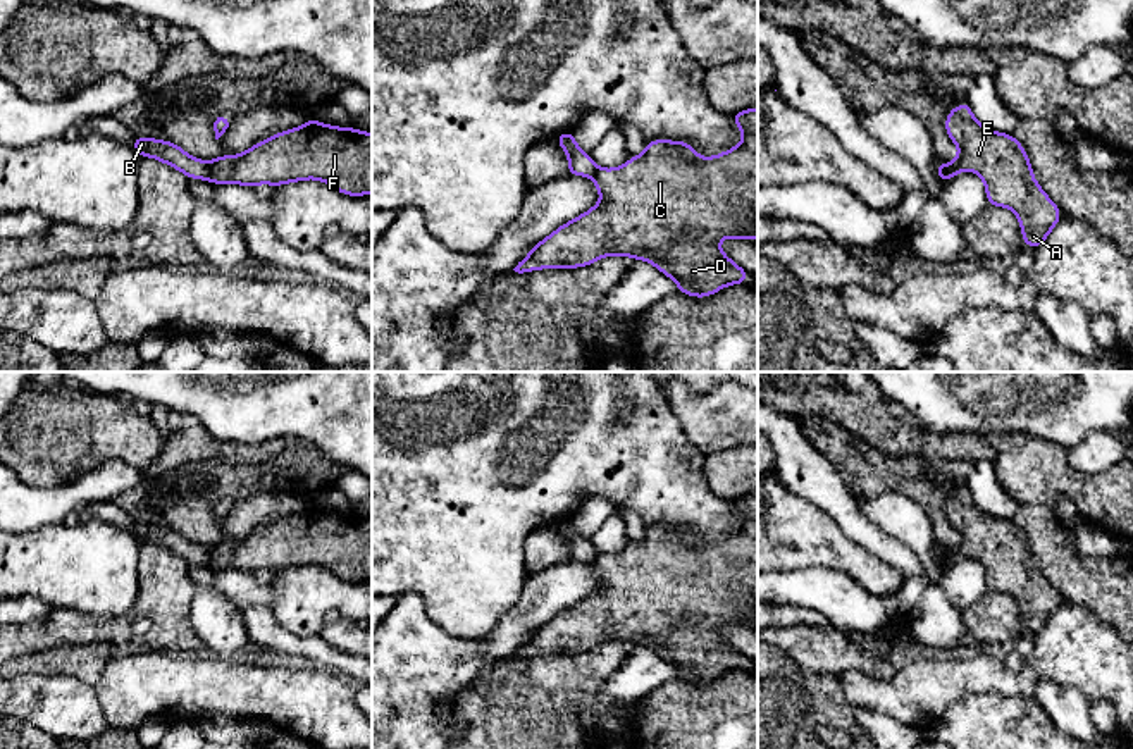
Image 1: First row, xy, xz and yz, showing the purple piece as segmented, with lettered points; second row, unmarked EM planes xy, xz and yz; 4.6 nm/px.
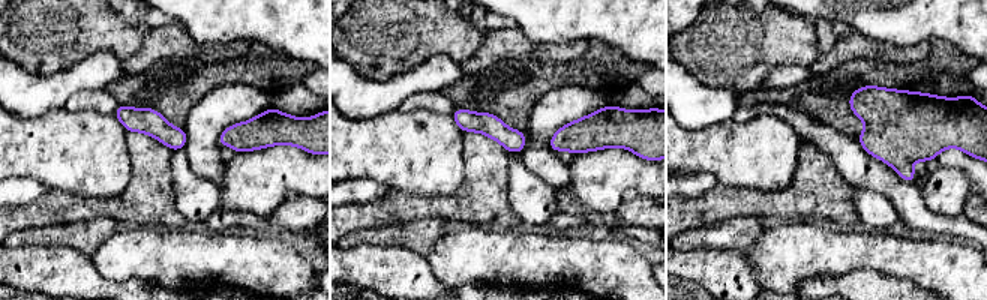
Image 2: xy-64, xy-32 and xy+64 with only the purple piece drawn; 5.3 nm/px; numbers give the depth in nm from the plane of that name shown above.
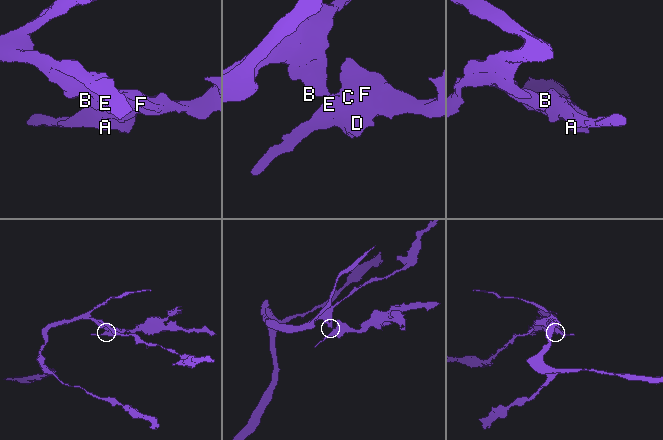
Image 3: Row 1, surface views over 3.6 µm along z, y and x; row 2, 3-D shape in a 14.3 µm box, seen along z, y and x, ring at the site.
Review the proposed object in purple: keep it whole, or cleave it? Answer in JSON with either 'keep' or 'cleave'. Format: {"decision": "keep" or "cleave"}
{"decision": "cleave"}

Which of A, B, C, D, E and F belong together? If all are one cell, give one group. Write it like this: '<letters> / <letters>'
A C D E F / B

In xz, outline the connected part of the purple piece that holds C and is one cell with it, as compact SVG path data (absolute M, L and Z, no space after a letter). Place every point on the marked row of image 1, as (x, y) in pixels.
M758 108L732 114L744 141L716 157L699 158L687 141L653 139L641 157L630 157L618 169L597 169L592 176L601 201L573 220L568 220L513 269L518 274L539 269L577 269L599 262L604 255L634 257L651 262L658 270L678 284L680 294L706 298L728 284L746 284L749 272L734 263L718 246L723 236L751 241L758 239Z

